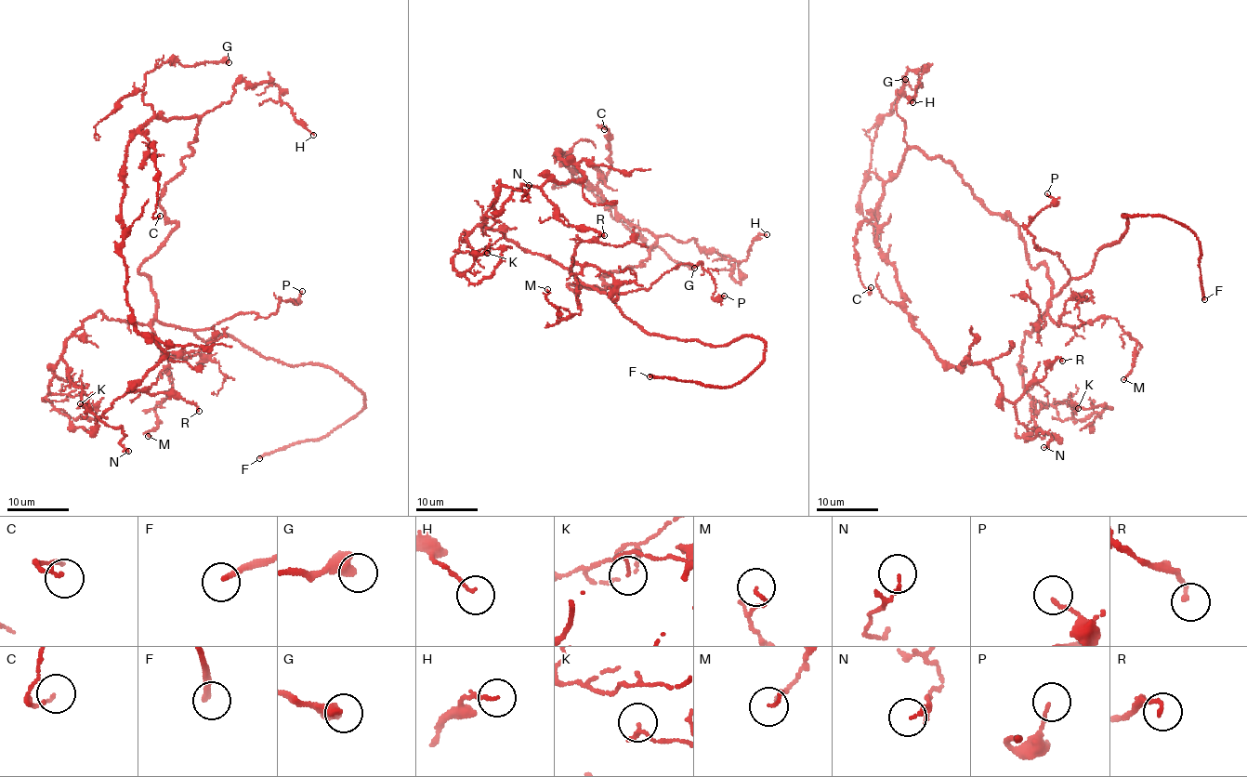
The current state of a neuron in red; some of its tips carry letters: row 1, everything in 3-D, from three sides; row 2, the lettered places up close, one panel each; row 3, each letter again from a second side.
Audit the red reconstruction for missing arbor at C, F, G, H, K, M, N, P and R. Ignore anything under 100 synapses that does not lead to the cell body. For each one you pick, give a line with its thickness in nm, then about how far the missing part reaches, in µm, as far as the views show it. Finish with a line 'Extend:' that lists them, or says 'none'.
F: 220 nm | 60 µm
Extend: F

